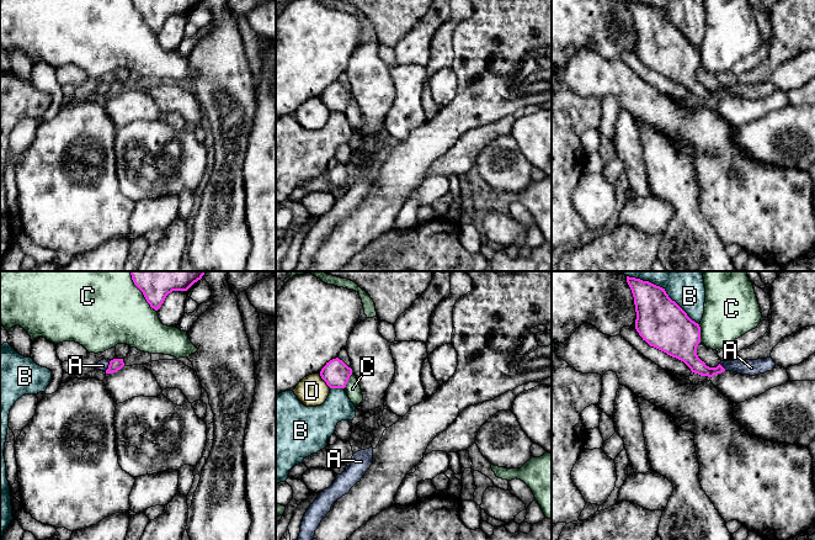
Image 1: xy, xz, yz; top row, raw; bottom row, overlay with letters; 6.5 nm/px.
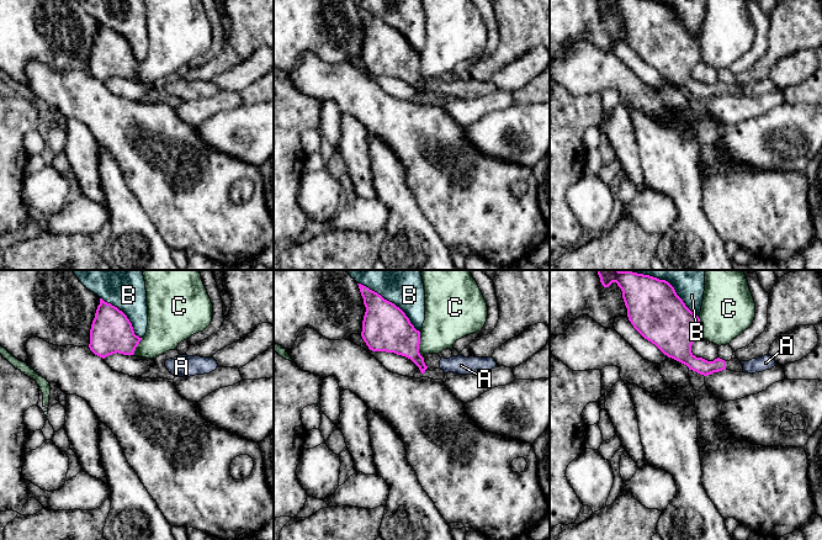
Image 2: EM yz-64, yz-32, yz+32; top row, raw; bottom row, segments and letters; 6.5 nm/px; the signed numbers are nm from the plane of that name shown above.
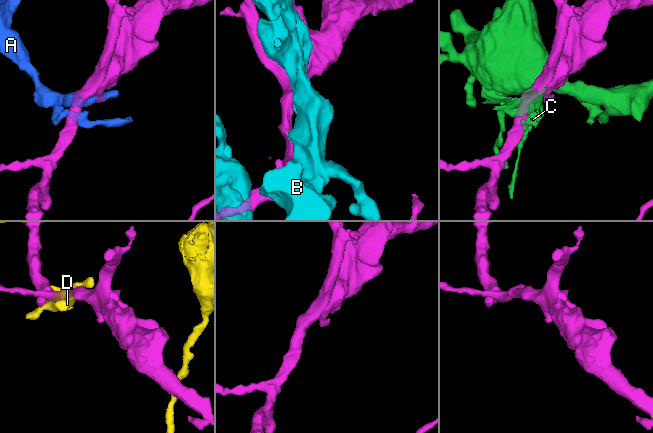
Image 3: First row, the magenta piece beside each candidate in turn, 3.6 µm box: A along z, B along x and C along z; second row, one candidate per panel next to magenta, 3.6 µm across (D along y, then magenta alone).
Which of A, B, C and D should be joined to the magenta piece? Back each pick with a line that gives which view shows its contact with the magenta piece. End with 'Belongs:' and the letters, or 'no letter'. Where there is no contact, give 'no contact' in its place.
Belongs: no letter

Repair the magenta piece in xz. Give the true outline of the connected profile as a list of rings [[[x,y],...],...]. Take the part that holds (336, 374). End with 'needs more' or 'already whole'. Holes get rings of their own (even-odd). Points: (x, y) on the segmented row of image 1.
[[[339,358],[326,362],[320,371],[321,378],[330,388],[345,388],[351,375],[352,369]]] | already whole

